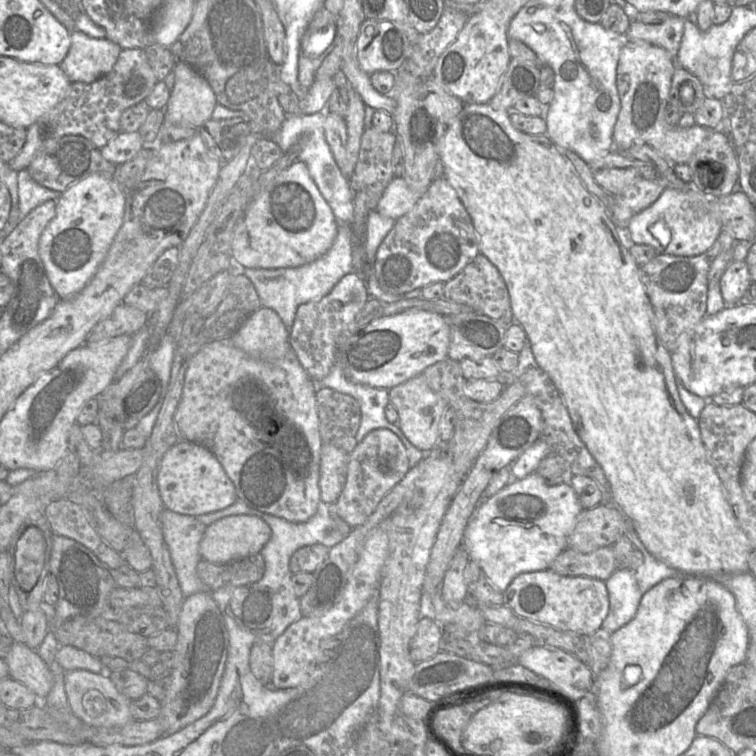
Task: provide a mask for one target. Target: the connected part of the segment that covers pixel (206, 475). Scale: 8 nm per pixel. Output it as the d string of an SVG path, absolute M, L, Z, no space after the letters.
M179 440L165 453L157 482L165 508L184 516L223 510L238 501L233 482L214 454L206 447L186 440Z

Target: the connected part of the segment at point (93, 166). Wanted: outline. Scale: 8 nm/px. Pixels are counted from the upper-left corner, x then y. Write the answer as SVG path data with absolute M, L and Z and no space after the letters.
M65 135L53 144L48 145L28 165L30 176L40 185L56 190L65 191L69 186L84 179L90 174L102 174L113 177L117 165L106 160L100 149L90 140L81 135Z

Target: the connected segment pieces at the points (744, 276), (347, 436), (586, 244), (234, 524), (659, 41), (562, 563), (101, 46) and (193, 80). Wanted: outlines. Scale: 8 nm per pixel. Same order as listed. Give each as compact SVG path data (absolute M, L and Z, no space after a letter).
M733 260L720 278L720 291L726 305L736 305L751 283L746 262Z
M330 388L316 392L322 443L332 444L350 454L357 445L361 409L357 400Z
M488 103L485 104L464 104L462 111L451 121L448 126L442 140L441 140L441 150L439 159L444 165L444 178L449 182L449 184L456 191L459 199L464 205L466 211L471 217L473 222L474 229L478 235L479 239L479 251L489 259L489 261L498 269L501 276L503 277L505 284L508 289L511 308L514 319L522 326L526 332L527 338L530 342L532 352L538 363L538 365L548 374L551 380L556 385L557 389L561 393L565 404L567 406L569 415L571 417L573 426L579 435L582 442L585 444L591 455L600 465L604 474L610 484L612 490L612 504L618 507L624 516L633 526L635 532L637 533L642 544L646 550L657 560L665 563L669 567L672 567L676 570L679 570L688 575L701 575L701 574L735 574L743 573L749 571L748 569L748 555L751 552L751 547L749 541L739 526L730 505L728 504L726 498L724 497L722 485L719 480L719 477L713 467L713 465L708 460L708 454L702 443L701 435L697 420L693 418L684 407L681 399L679 397L677 386L676 386L676 376L673 370L671 352L665 348L661 342L655 324L655 312L653 306L649 300L649 297L646 293L644 284L640 278L640 265L638 265L629 252L623 246L623 243L620 241L620 237L617 232L617 227L613 223L611 216L609 214L608 208L600 202L594 195L592 195L586 188L583 186L580 178L578 177L573 165L571 162L561 153L560 149L550 140L546 134L540 135L529 135L517 130L511 123L510 112L505 110L494 110Z
M234 515L222 518L207 526L199 550L203 560L223 564L260 553L271 538L270 526L262 519L251 515Z
M670 15L659 24L644 24L635 20L623 36L625 41L645 41L652 45L664 48L670 55L677 56L684 32L684 18Z
M605 546L589 553L566 549L554 559L549 570L562 576L585 576L606 581L617 570L617 565L612 546Z
M76 29L70 38L70 48L59 66L71 82L90 83L107 74L122 51L106 37L92 38Z
M176 62L172 70L175 83L165 108L164 126L199 128L212 119L218 104L214 91L205 77L184 62Z

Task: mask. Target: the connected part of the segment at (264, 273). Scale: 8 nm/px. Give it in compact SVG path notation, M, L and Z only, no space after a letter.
M340 225L330 249L313 262L295 268L240 268L240 270L253 283L262 307L274 310L290 331L300 305L320 300L334 288L342 277L353 271L353 245L354 236L351 226Z

